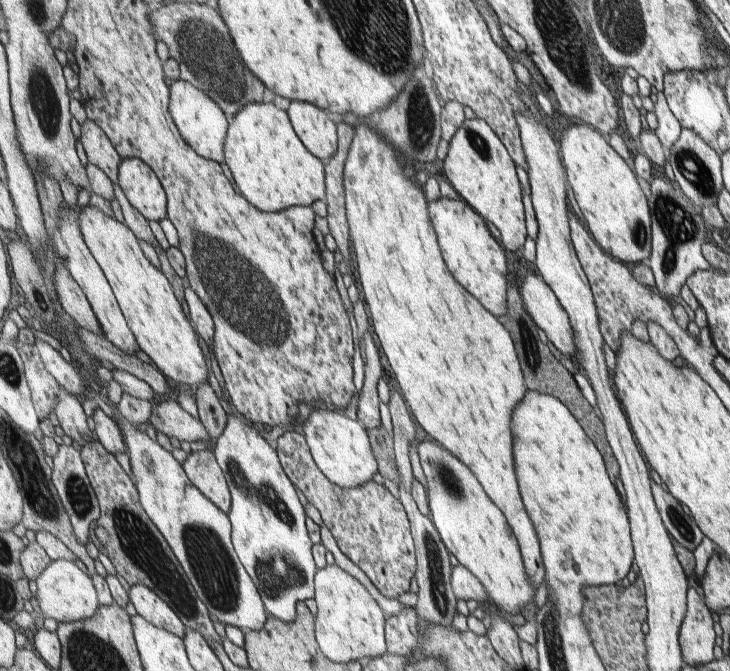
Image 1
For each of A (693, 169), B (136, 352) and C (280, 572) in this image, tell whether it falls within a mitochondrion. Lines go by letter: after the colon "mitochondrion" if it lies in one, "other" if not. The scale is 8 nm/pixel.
A: mitochondrion
B: other
C: mitochondrion

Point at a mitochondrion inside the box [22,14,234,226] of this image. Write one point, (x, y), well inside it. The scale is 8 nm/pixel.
(45, 104)

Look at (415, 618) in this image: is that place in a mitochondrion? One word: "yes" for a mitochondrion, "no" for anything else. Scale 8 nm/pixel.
no

